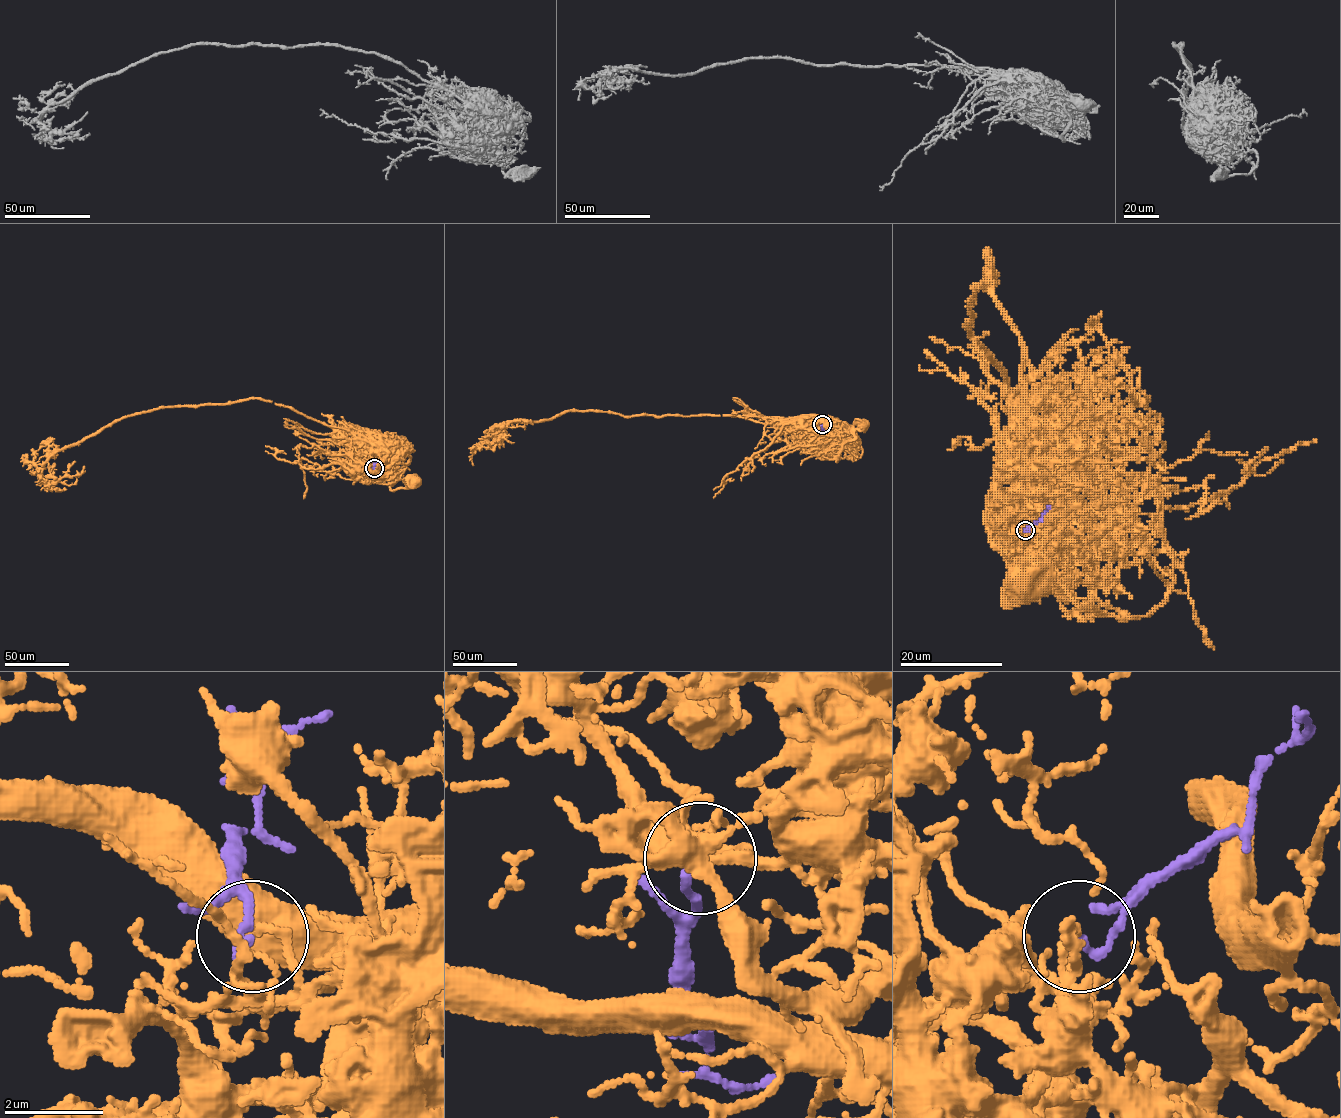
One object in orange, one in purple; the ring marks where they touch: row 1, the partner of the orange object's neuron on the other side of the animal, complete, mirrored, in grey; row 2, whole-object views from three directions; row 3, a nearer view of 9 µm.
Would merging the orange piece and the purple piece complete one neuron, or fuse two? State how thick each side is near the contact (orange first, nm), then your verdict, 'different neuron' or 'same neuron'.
170/160 nm | same neuron

